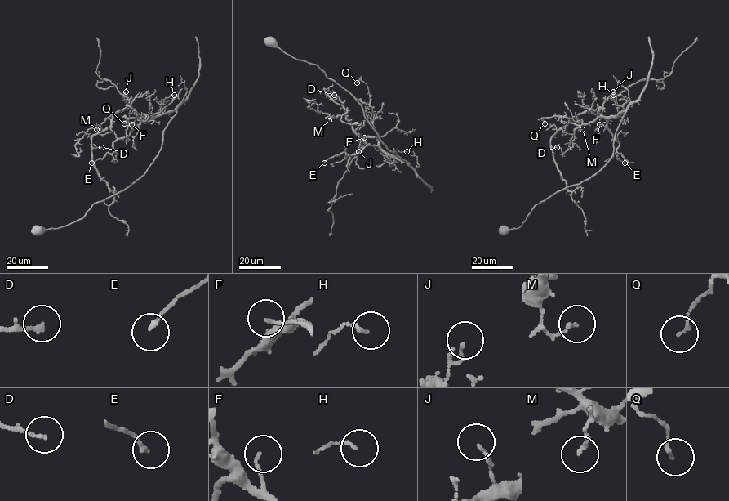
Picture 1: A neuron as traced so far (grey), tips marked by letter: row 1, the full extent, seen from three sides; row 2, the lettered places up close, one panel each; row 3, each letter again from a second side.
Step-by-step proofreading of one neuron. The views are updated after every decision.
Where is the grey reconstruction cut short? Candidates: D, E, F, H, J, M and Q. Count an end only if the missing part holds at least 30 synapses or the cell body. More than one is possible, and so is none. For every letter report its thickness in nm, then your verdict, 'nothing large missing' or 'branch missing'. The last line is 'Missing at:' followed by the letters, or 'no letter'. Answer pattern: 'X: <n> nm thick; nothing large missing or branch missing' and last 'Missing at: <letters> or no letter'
D: 110 nm thick; nothing large missing
E: 160 nm thick; nothing large missing
F: 100 nm thick; nothing large missing
H: 110 nm thick; nothing large missing
J: 110 nm thick; nothing large missing
M: 120 nm thick; nothing large missing
Q: 130 nm thick; nothing large missing
Missing at: no letter

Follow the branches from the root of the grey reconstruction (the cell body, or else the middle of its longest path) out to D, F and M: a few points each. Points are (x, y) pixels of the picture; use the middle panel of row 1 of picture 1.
D: (271, 42), (347, 90), (409, 164), (359, 136), (324, 88), (334, 95)
F: (271, 42), (295, 58), (316, 64), (347, 90), (382, 142), (409, 164), (368, 145), (364, 137)
M: (271, 42), (347, 90), (382, 142), (409, 164), (387, 154), (376, 137), (359, 136), (344, 116), (329, 120)

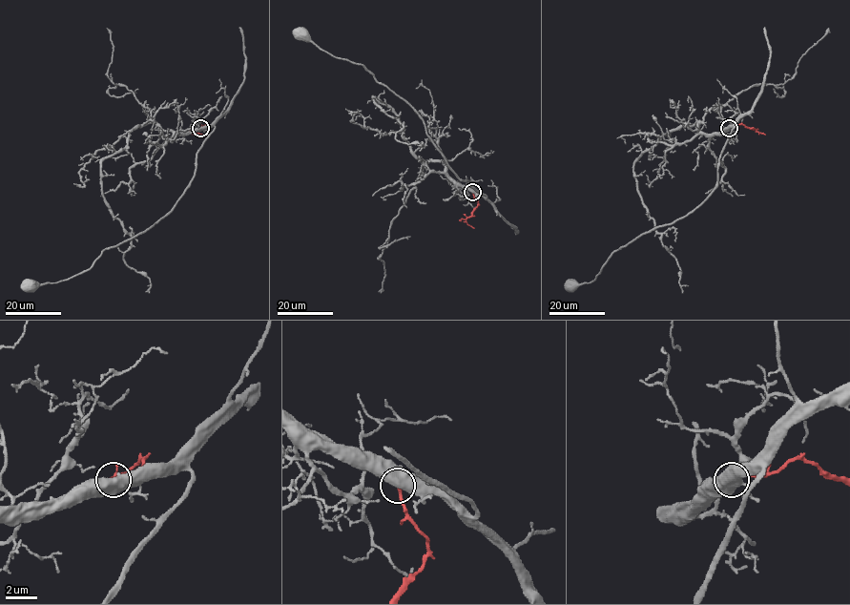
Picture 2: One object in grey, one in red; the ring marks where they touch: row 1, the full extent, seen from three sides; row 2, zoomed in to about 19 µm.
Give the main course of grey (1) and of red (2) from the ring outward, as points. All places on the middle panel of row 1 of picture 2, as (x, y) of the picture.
1: (472, 192), (487, 197), (448, 165), (420, 115), (404, 100), (362, 64), (329, 54), (302, 33)
2: (472, 192), (478, 205), (465, 219), (474, 228)

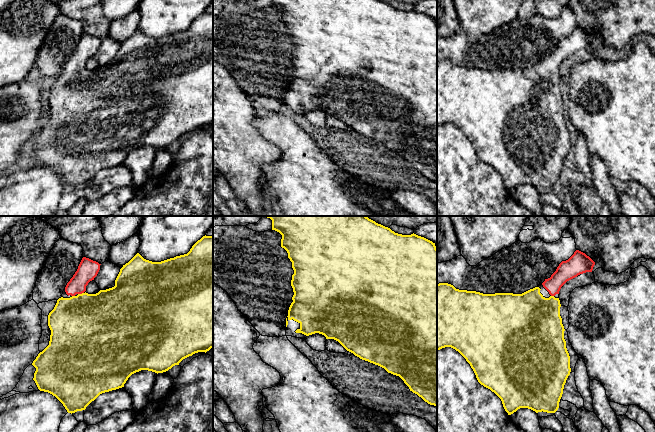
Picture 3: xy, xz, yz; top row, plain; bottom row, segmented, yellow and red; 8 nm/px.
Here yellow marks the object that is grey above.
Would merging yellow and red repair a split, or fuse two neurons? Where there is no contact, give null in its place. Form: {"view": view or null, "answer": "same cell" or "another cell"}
{"view": "xy", "answer": "same cell"}

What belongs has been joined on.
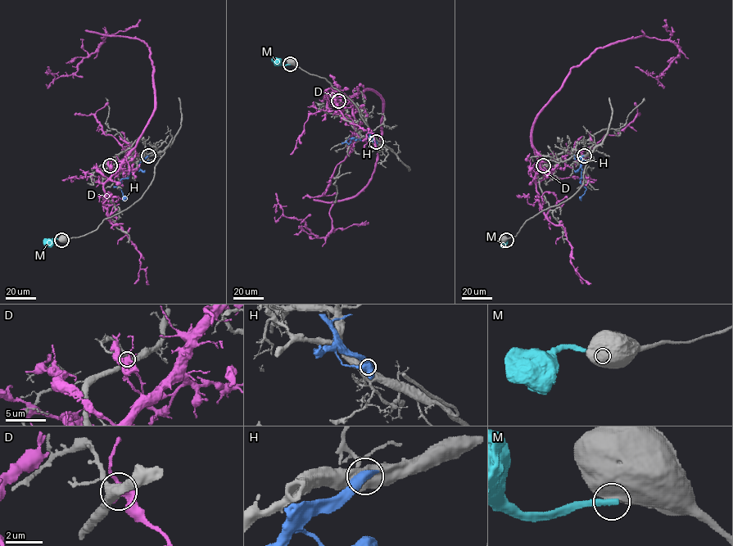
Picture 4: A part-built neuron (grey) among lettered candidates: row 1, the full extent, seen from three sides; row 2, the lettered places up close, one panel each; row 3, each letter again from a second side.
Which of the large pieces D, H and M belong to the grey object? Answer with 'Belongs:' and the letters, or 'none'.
Belongs: none

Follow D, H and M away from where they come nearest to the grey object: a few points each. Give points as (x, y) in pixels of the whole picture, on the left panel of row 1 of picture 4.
D: (110, 166), (117, 175), (153, 111), (150, 49), (136, 38), (106, 36), (72, 74), (55, 78), (47, 66)
H: (148, 155), (126, 178), (120, 179), (118, 186), (123, 200)
M: (61, 240), (49, 239), (43, 245)

